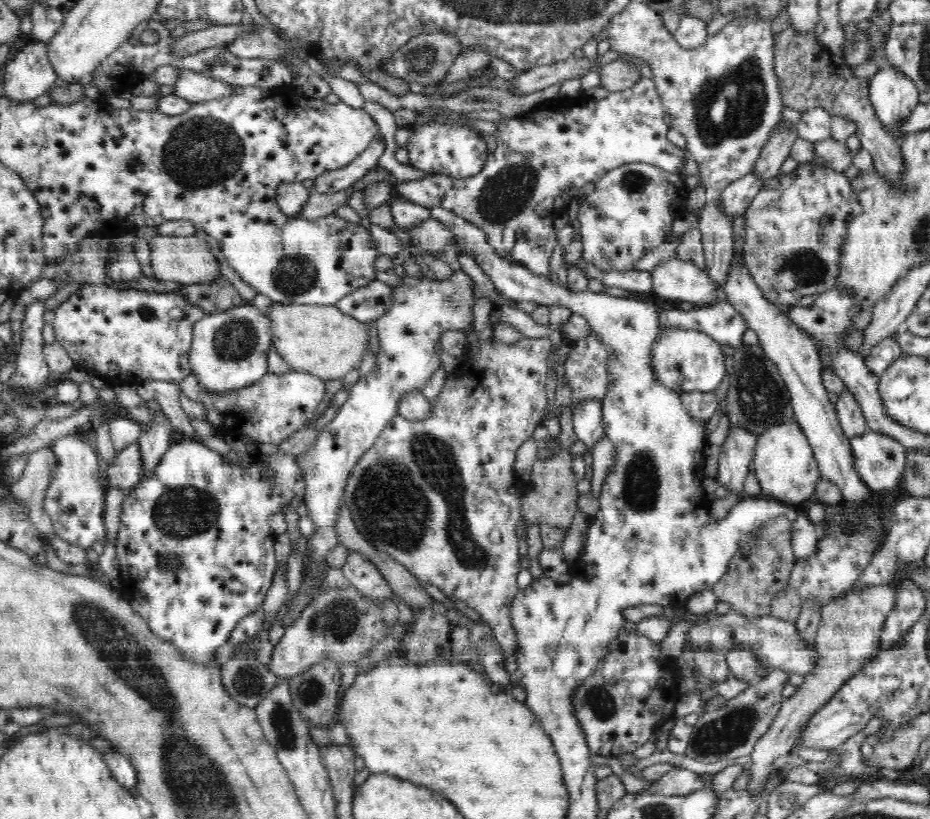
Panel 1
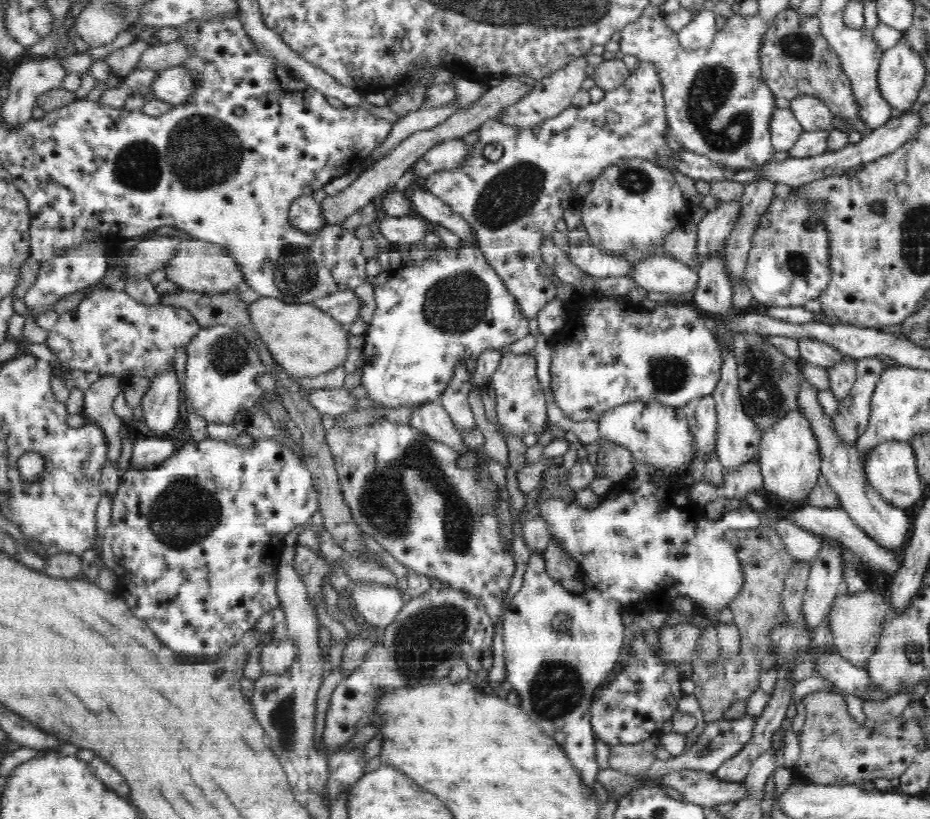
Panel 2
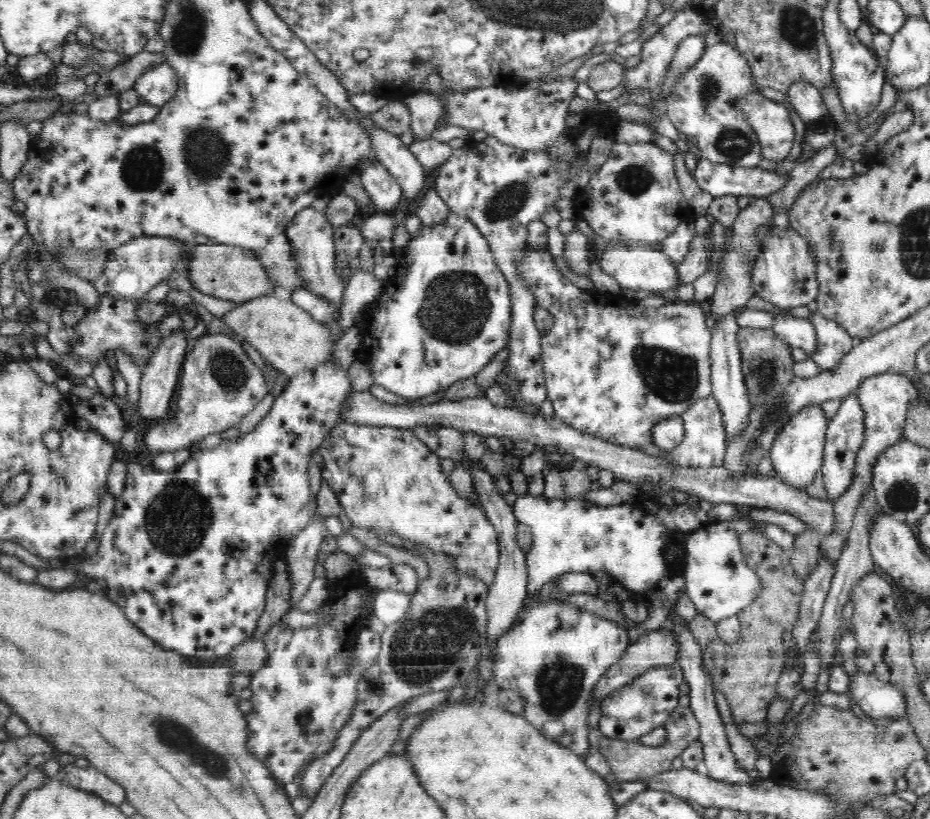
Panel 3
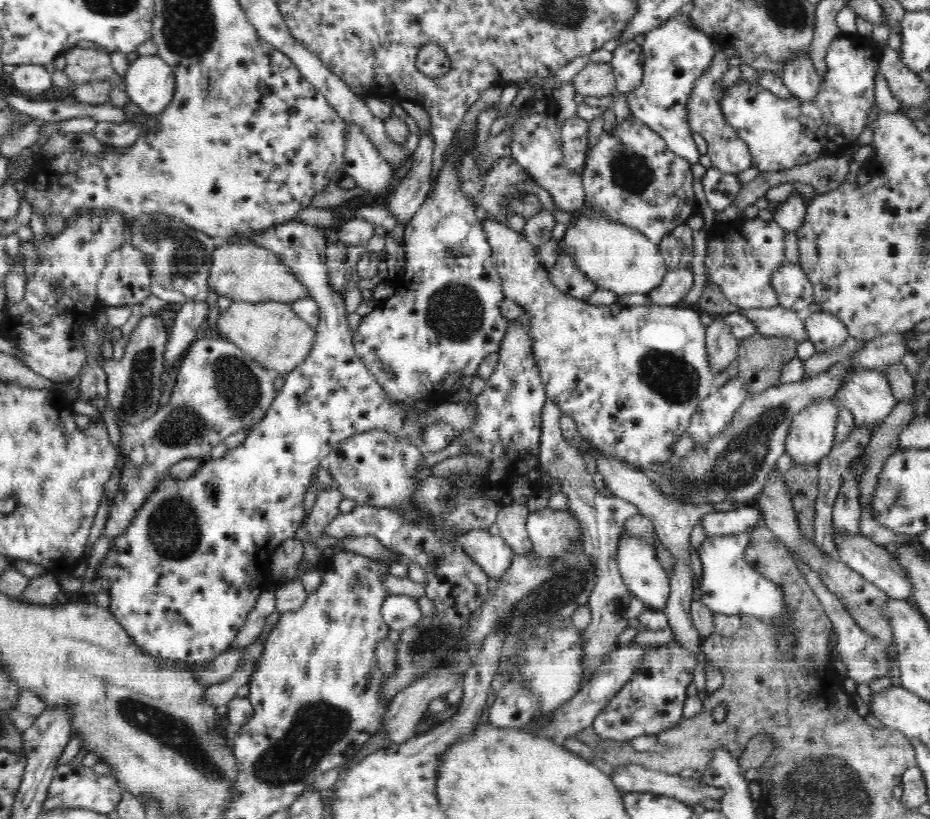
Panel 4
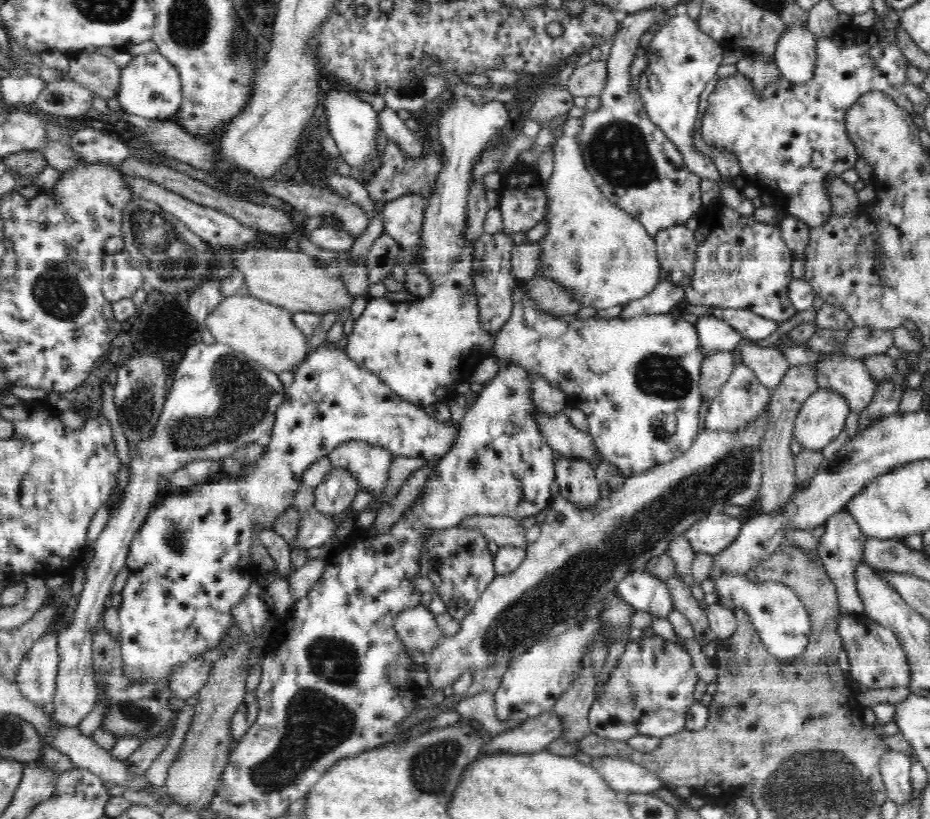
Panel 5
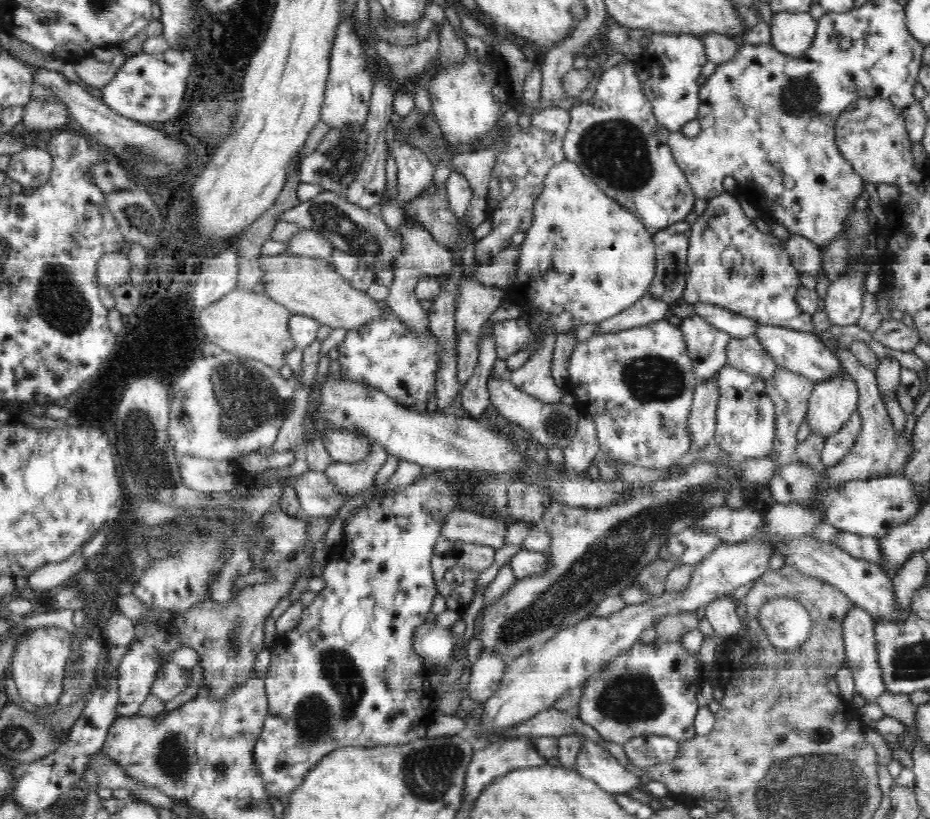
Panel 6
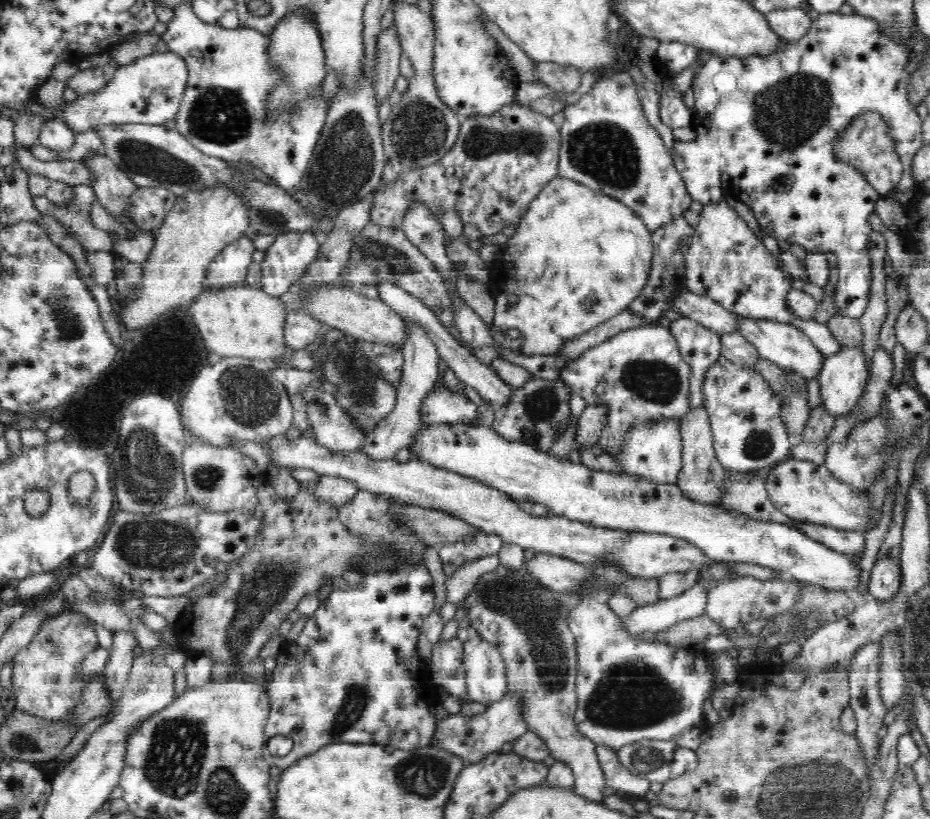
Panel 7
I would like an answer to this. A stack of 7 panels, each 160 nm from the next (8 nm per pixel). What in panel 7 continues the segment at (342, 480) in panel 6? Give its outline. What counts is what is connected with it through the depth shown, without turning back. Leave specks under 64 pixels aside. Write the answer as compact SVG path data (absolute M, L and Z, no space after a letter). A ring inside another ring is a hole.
M406 319L408 328L411 328L411 336L406 340L402 348L404 357L404 368L402 370L402 380L397 388L397 401L392 412L382 422L374 428L372 433L368 433L363 444L363 451L366 451L372 459L395 458L396 452L402 447L409 448L413 443L415 434L422 426L420 420L420 406L424 396L433 390L438 374L443 370L443 363L436 345L427 336L422 326L418 323Z

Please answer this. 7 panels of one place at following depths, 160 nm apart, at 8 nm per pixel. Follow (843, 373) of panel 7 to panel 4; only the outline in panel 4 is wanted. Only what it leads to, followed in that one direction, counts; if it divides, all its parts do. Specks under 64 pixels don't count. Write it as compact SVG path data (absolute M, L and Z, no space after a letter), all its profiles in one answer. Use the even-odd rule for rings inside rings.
M816 399L793 416L789 427L785 451L795 464L812 466L819 463L835 445L836 425L839 418L839 406L832 399Z

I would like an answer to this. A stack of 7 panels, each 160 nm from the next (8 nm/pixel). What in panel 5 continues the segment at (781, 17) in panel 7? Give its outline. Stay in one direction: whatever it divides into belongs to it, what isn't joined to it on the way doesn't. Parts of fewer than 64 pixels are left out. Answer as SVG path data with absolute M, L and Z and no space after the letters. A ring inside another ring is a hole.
M806 21L785 26L777 39L774 62L784 79L794 84L804 84L812 78L817 62L817 39Z

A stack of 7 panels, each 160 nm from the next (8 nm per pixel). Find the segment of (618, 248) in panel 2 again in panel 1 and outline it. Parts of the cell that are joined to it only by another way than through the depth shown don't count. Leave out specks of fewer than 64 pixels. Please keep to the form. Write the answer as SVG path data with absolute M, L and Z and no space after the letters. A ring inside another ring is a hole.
M626 163L609 170L595 184L594 192L579 205L577 215L580 221L581 241L583 242L583 259L600 270L610 272L634 270L634 264L645 254L660 246L672 230L674 220L686 216L684 204L688 190L678 173L670 173L648 163Z

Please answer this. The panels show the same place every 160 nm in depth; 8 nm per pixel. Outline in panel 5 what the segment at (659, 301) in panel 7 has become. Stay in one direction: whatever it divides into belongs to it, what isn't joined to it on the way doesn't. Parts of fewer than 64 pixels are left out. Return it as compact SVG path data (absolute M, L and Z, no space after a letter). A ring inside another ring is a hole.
M685 224L674 225L661 230L653 239L660 263L660 280L688 287L695 269L695 232Z

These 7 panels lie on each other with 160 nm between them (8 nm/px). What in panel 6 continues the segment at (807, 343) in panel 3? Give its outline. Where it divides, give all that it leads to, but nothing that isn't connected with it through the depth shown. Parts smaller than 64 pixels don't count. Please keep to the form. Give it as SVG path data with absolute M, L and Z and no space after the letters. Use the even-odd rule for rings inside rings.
M694 304L695 314L733 338L755 336L759 323L714 304Z

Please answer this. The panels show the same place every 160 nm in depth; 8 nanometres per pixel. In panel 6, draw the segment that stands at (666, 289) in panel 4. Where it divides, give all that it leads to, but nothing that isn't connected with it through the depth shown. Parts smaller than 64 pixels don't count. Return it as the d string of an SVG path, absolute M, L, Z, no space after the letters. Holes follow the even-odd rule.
M646 294L626 310L599 322L599 332L596 334L614 334L658 322L666 318L668 305L664 299Z

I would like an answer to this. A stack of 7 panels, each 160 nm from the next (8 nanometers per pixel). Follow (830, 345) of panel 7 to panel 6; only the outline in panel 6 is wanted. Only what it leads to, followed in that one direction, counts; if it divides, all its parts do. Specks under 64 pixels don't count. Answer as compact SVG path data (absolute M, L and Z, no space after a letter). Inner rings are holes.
M720 194L710 199L707 205L692 225L685 267L685 302L692 305L714 304L752 318L759 324L787 327L820 337L811 315L797 305L795 298L801 286L800 272L791 263L784 242L773 234L761 232L744 213L736 194ZM728 244L734 244L744 254L744 268L740 274L724 270L720 262L720 252ZM736 280L742 284L732 284ZM849 349L838 350L836 358L842 362L843 370L846 370L847 374L850 374L858 383L859 404L857 411L861 416L862 430L860 430L850 454L844 458L844 462L836 466L820 466L821 472L826 474L826 479L834 479L835 482L848 479L866 480L874 474L878 474L880 477L894 474L901 475L908 458L910 458L910 452L912 452L913 437L908 436L904 431L900 435L896 435L892 419L890 419L886 406L882 402L883 398L877 387L875 373L868 370Z

